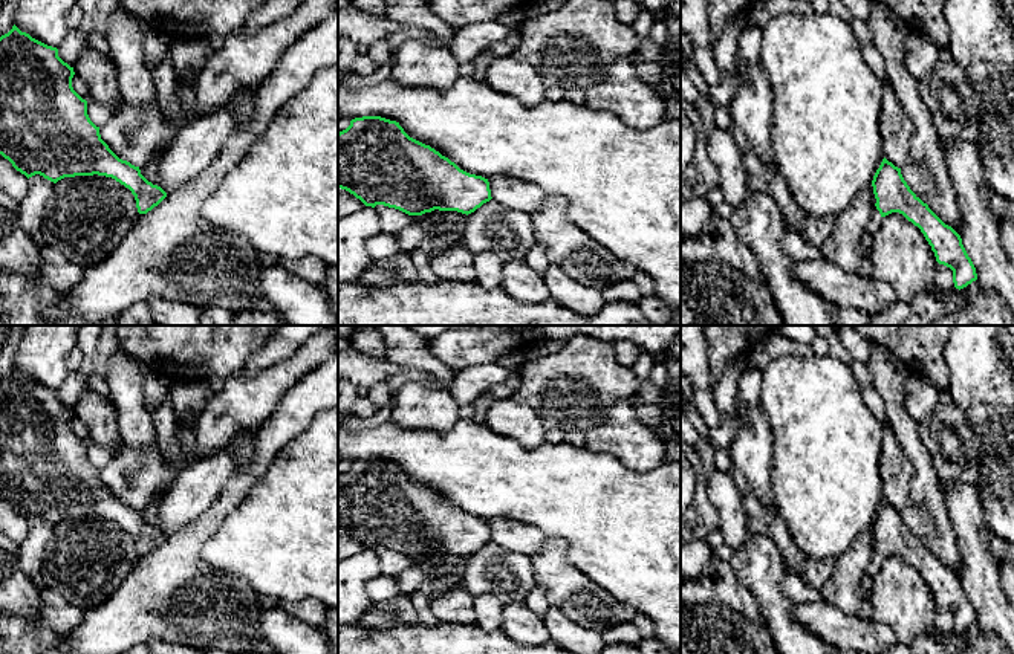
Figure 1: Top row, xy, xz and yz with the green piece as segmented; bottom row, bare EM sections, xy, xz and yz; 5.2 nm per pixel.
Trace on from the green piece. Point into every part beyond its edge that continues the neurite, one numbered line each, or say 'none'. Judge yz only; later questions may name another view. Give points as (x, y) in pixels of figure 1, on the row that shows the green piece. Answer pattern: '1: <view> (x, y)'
1: yz (875, 222)

